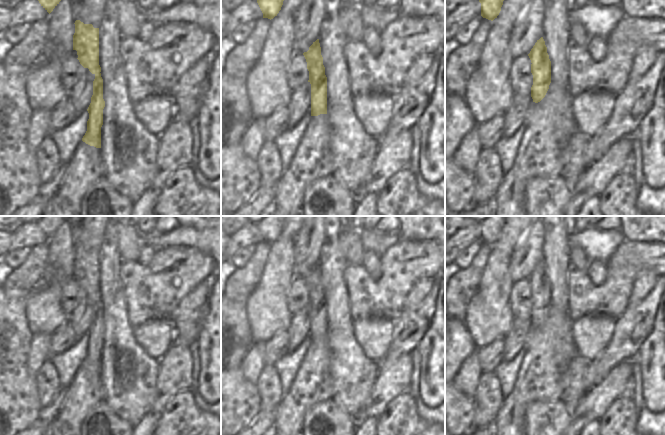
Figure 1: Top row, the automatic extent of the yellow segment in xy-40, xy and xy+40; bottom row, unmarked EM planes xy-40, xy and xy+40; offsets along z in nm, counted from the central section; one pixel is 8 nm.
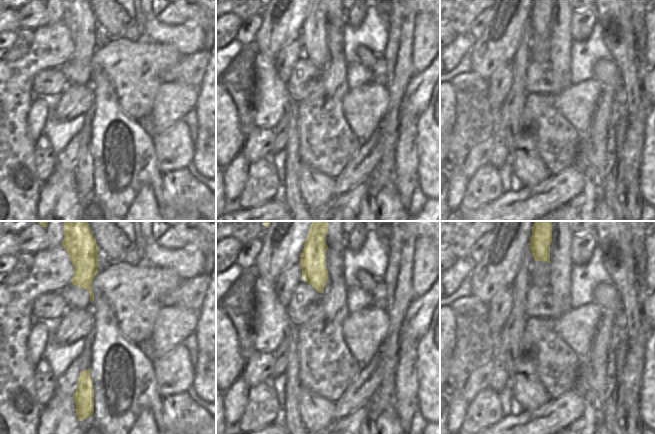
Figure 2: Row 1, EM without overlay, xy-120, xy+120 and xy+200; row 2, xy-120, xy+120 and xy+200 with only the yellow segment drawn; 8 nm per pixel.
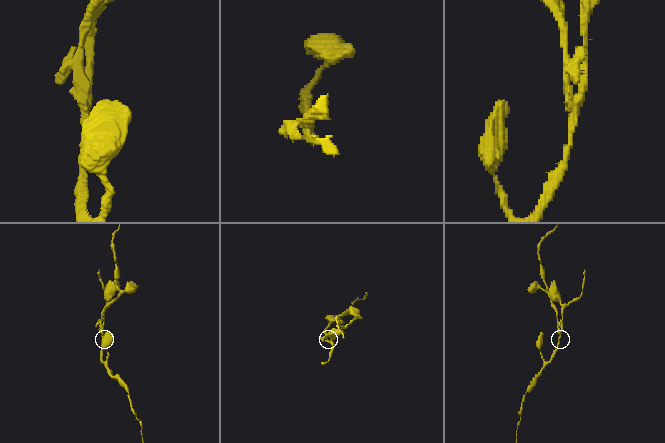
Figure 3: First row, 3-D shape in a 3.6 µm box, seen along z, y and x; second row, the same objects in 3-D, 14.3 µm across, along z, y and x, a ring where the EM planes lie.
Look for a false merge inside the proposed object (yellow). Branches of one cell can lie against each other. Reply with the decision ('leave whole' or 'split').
split

